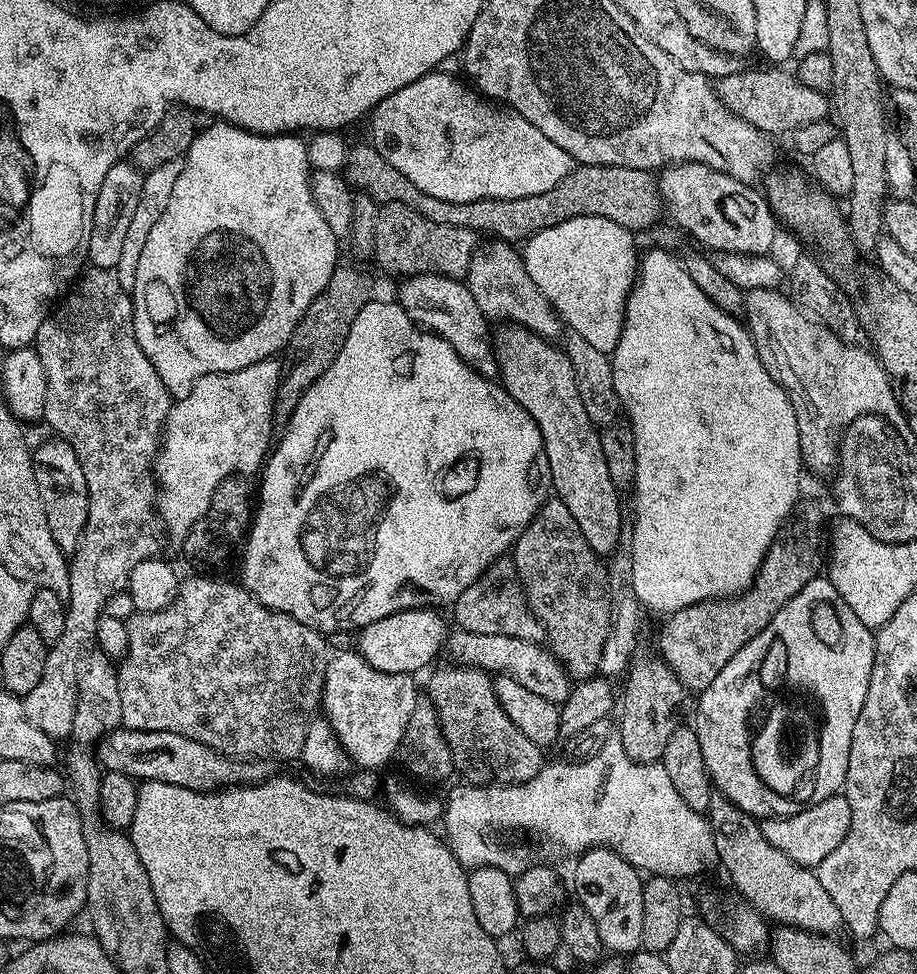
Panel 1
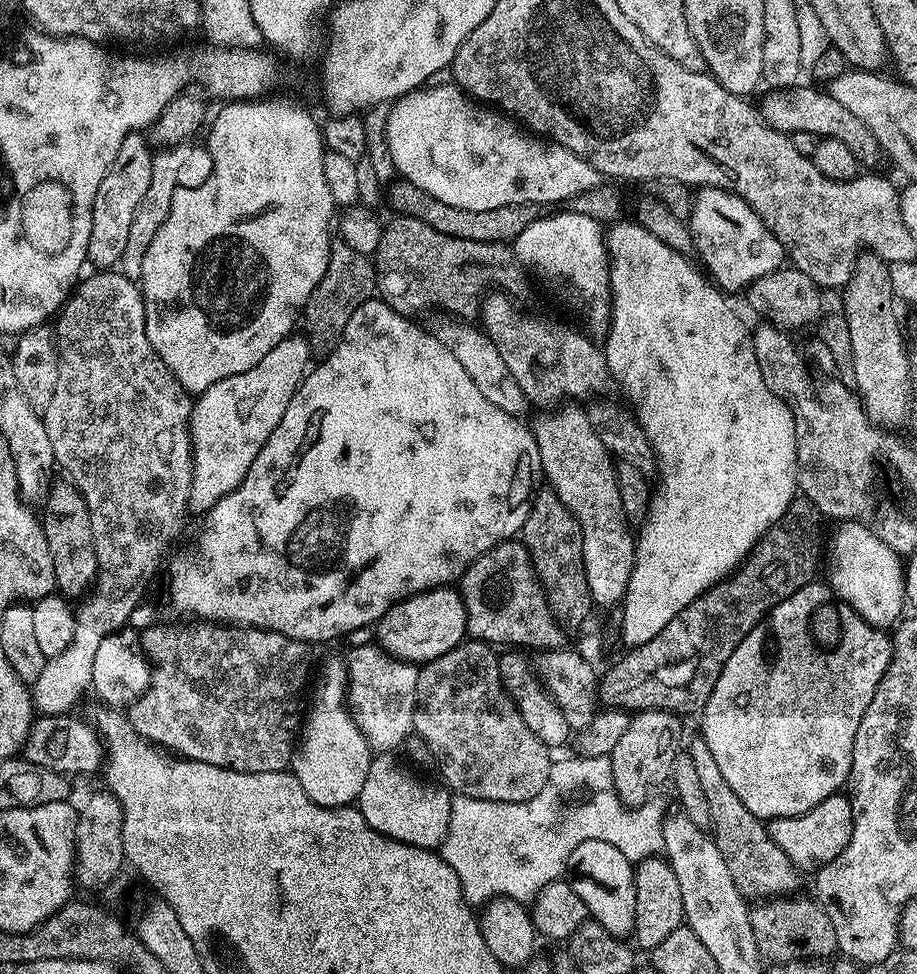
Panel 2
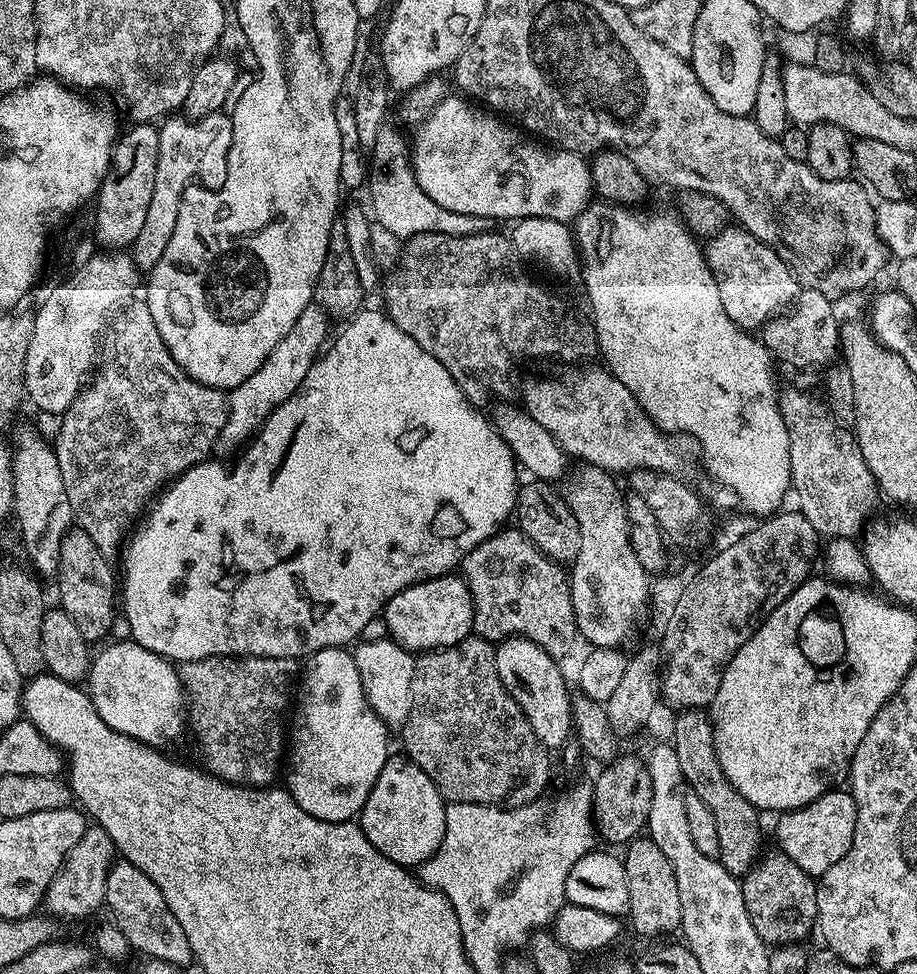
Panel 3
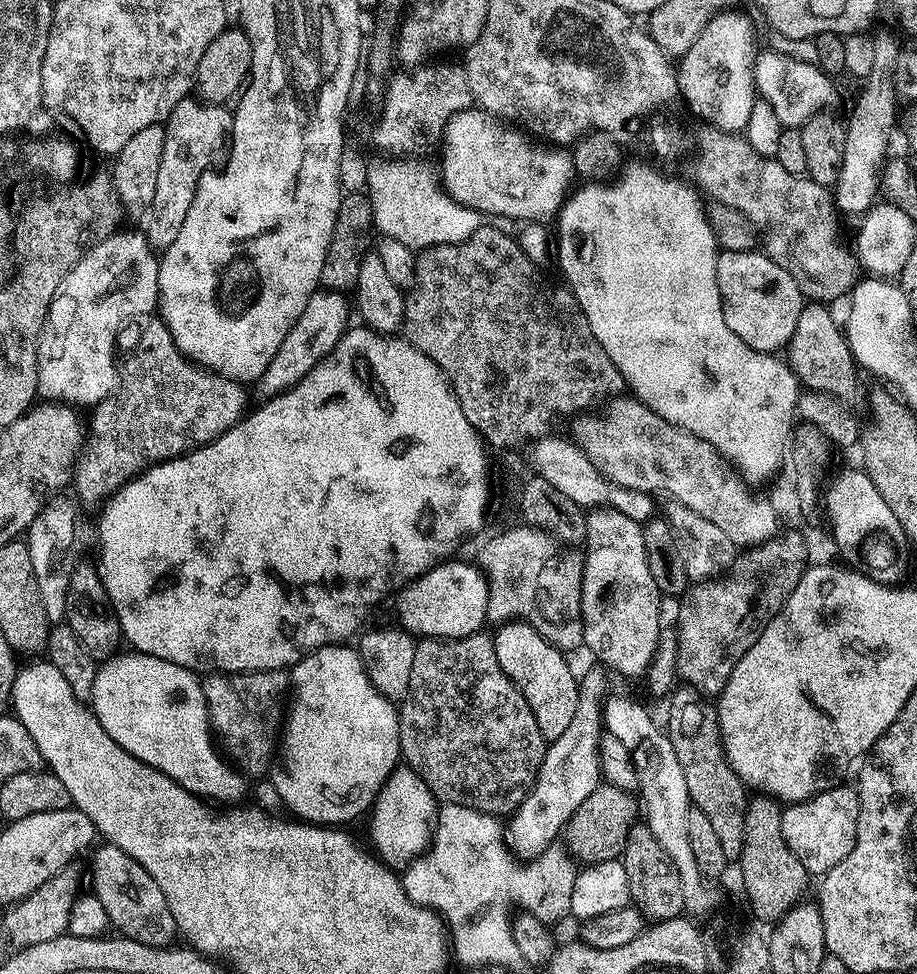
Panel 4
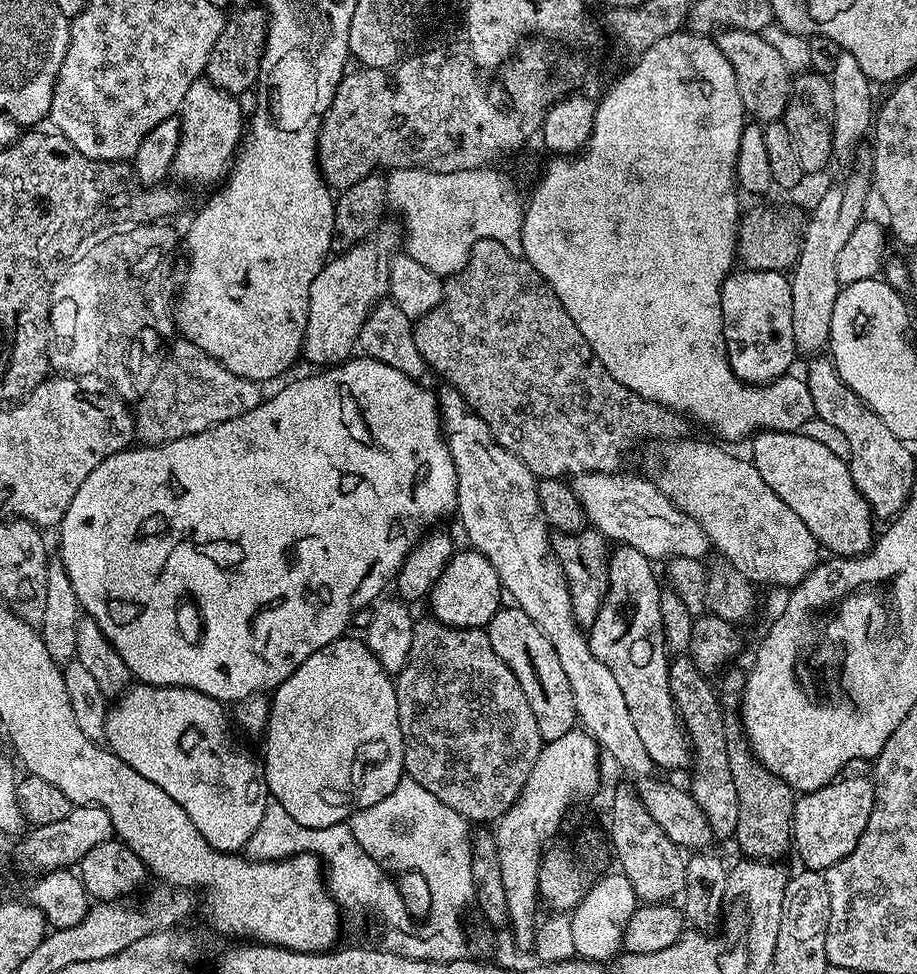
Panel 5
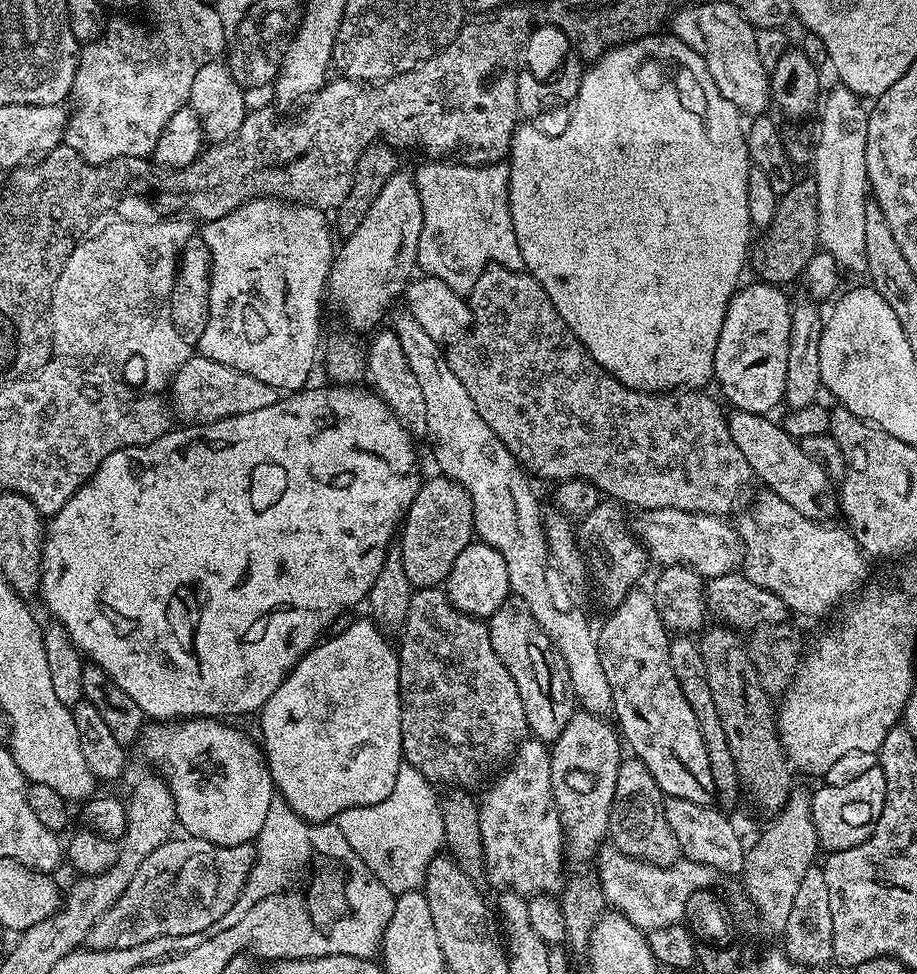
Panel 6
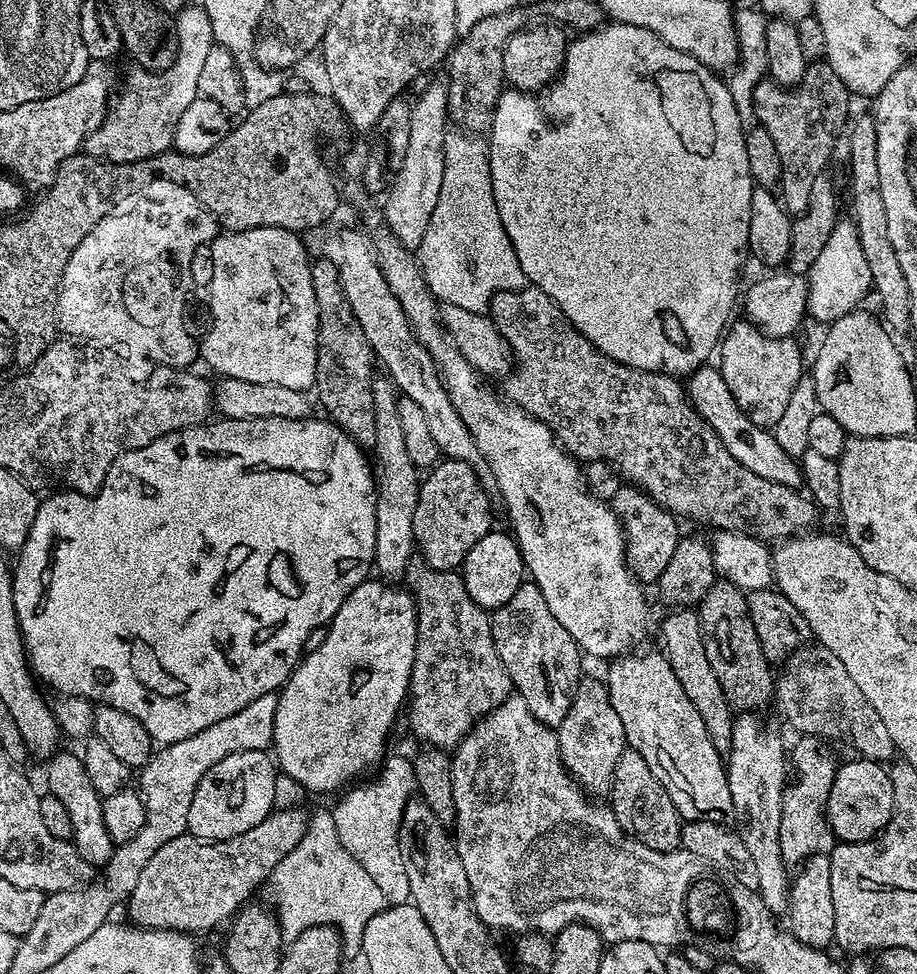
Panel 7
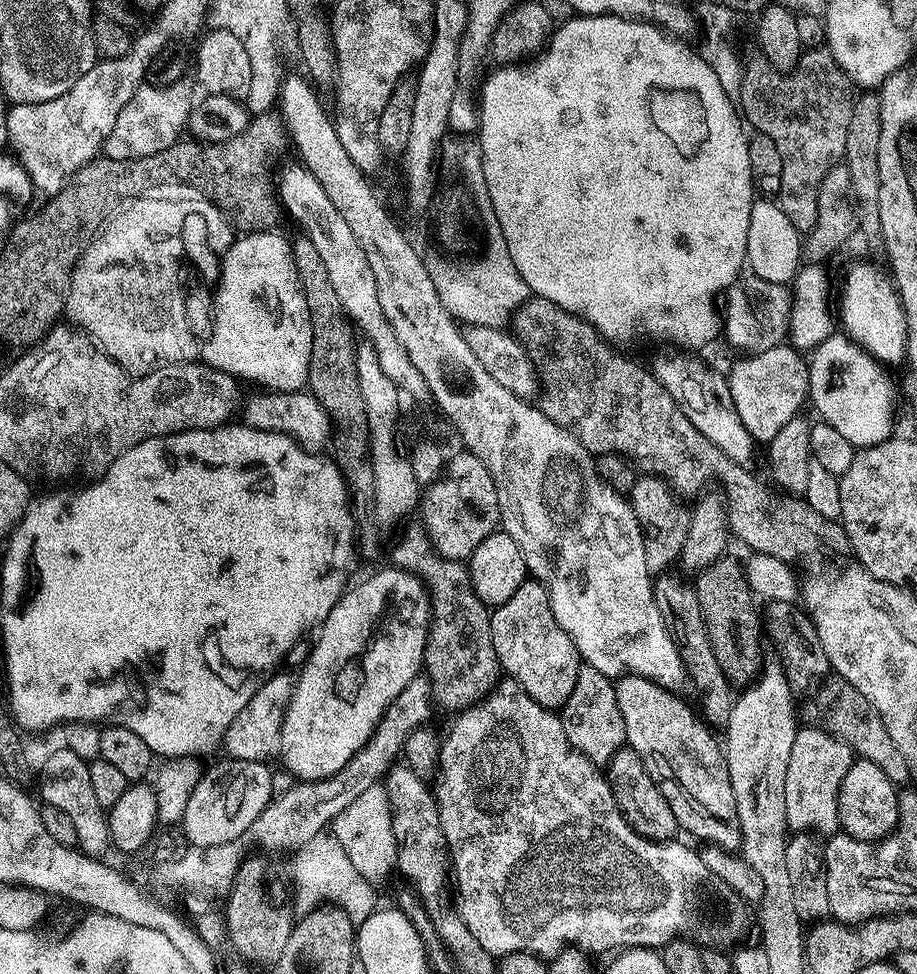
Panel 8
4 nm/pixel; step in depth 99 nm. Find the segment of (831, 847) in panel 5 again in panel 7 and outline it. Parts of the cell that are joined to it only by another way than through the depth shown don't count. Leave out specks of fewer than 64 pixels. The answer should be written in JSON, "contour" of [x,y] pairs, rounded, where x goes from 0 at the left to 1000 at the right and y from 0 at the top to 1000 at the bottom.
{"contour":[[[932,778],[915,785],[912,790],[909,807],[901,823],[903,846],[913,863],[923,867],[939,867],[964,853],[973,838],[977,820],[973,817],[973,799],[969,790],[961,781]]]}

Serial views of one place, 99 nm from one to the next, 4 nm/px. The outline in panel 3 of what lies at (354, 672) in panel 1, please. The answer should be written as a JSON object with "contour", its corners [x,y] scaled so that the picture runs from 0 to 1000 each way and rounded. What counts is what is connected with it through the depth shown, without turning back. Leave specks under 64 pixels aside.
{"contour":[[[422,655],[417,658],[389,660],[384,675],[390,684],[390,696],[395,696],[395,708],[401,718],[401,724],[424,748],[435,748],[447,733],[454,674],[431,657]]]}

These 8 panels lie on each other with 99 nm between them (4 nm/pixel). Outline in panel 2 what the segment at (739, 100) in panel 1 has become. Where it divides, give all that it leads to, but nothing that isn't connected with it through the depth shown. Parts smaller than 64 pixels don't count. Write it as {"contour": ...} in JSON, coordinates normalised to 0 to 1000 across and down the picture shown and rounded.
{"contour":[[[872,89],[839,93],[839,99],[827,107],[827,114],[833,124],[850,136],[863,138],[868,134],[883,134],[892,142],[923,146],[923,151],[927,153],[927,158],[931,158],[935,169],[942,171],[943,168],[947,171],[943,174],[954,174],[951,171],[962,164],[962,157],[960,147],[953,142],[953,138],[949,138],[944,125],[940,125],[940,121],[931,121],[931,117],[927,117],[927,113],[907,102],[906,98],[893,99],[885,90]]]}

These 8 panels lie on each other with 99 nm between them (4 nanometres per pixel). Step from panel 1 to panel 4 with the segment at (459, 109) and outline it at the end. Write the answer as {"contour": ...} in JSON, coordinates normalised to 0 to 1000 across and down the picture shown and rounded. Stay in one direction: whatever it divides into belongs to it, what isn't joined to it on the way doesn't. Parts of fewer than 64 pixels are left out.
{"contour":[[[527,113],[503,116],[490,123],[486,128],[485,145],[482,152],[482,157],[484,156],[482,187],[502,209],[510,210],[519,218],[551,222],[554,226],[567,226],[566,228],[598,228],[610,219],[612,210],[622,200],[626,178],[624,162],[618,155],[599,150],[566,130]]]}

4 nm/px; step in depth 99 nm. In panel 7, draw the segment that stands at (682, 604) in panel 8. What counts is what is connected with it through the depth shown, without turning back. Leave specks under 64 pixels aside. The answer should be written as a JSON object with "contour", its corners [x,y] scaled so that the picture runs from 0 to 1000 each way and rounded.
{"contour":[[[737,624],[724,637],[720,645],[720,653],[724,656],[722,668],[731,680],[731,688],[735,688],[735,696],[744,700],[744,708],[748,708],[748,717],[757,721],[757,729],[766,736],[770,744],[770,754],[774,754],[774,762],[787,774],[793,774],[798,765],[798,741],[800,728],[794,724],[792,713],[787,713],[787,704],[783,701],[783,695],[779,693],[779,687],[770,677],[770,663],[766,663],[766,643],[763,642],[763,629],[755,624]]]}

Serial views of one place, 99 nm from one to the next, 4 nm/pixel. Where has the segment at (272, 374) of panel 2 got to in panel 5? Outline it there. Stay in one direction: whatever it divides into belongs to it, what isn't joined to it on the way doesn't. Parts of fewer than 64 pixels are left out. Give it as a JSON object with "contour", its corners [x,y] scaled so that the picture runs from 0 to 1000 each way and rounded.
{"contour":[[[415,229],[412,235],[415,252],[406,251],[410,248],[383,252],[372,263],[363,262],[342,290],[338,290],[338,314],[329,358],[333,371],[336,369],[340,374],[349,374],[345,376],[365,376],[385,364],[384,356],[385,359],[389,356],[391,341],[400,324],[411,311],[423,304],[425,259],[419,255],[435,252],[438,246],[437,235],[423,229]]]}

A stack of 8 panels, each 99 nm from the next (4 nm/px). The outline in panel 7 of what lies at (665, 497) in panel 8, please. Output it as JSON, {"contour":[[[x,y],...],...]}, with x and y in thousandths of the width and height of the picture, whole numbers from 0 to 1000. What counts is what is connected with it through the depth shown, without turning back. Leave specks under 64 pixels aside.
{"contour":[[[678,499],[665,514],[667,527],[676,531],[677,539],[683,547],[683,574],[689,590],[699,601],[714,601],[720,594],[722,585],[731,581],[731,573],[744,552],[744,545],[738,531],[727,526],[718,515],[713,515],[703,505],[692,499]]]}

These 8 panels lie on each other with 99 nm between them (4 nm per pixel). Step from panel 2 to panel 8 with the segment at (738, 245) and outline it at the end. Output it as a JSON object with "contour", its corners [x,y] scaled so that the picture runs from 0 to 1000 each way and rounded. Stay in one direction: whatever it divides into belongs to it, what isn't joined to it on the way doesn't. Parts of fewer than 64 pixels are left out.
{"contour":[[[847,355],[809,368],[800,375],[798,382],[793,383],[796,405],[800,409],[800,417],[805,421],[805,429],[809,429],[809,437],[819,446],[821,453],[839,454],[855,440],[860,433],[874,426],[872,418],[882,414],[881,409],[881,370],[862,355]]]}

